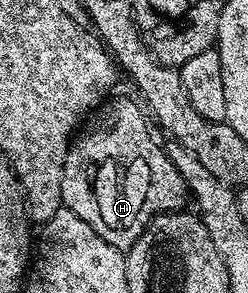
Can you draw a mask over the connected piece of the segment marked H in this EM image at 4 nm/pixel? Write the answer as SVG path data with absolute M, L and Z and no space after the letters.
M107 98L93 112L94 124L71 142L62 178L62 202L76 216L90 223L109 245L128 249L157 215L167 215L170 211L180 211L187 206L188 188L184 177L180 177L176 165L172 165L160 143L158 147L157 141L150 136L151 124L143 108L138 108L130 99L114 98Z

